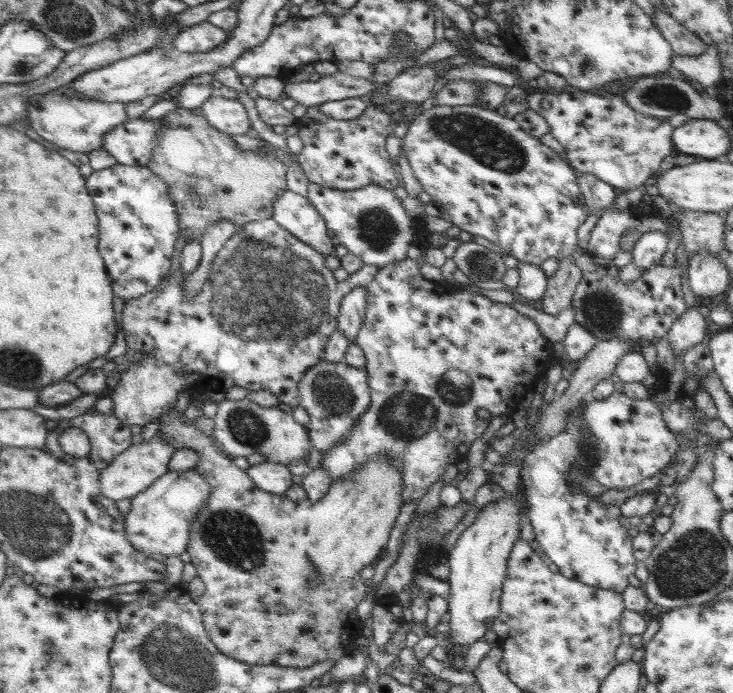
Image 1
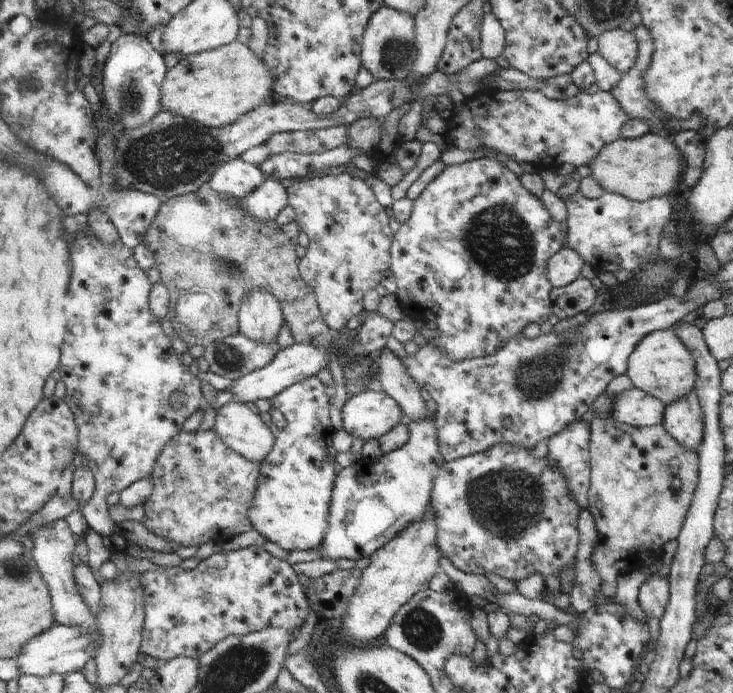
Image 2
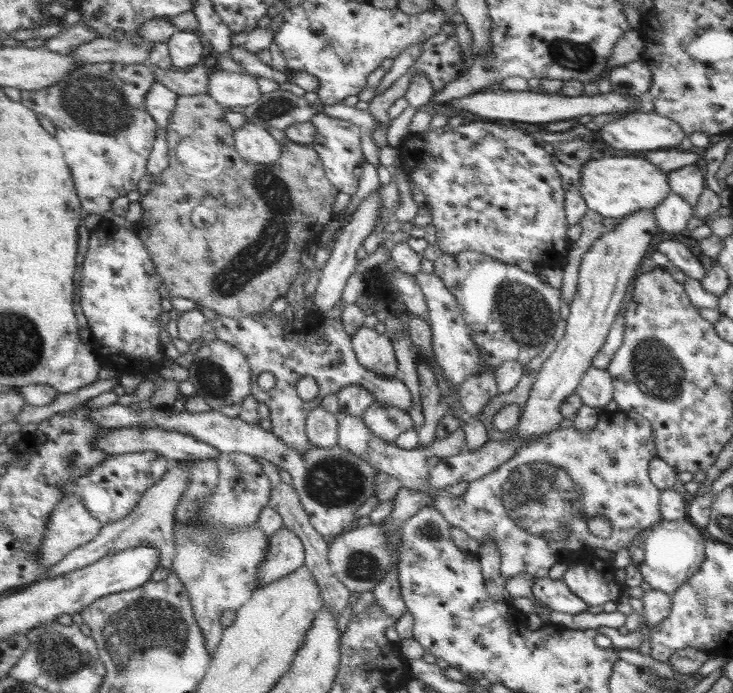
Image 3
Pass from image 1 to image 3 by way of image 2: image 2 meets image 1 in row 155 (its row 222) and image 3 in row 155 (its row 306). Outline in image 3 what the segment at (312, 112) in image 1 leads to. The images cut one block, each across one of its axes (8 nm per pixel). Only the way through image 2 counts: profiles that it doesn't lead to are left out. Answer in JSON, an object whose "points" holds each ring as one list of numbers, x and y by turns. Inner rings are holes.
{"points":[[319,112,311,122,315,124,315,130,317,130,317,138,311,146,323,158,323,164,327,168,327,178,341,192,345,192,349,196,355,194,359,188,359,178,363,174,363,162,367,160,365,152,363,152,363,128,353,124,353,122,347,122,343,118,333,118,333,116,323,114,323,112]]}

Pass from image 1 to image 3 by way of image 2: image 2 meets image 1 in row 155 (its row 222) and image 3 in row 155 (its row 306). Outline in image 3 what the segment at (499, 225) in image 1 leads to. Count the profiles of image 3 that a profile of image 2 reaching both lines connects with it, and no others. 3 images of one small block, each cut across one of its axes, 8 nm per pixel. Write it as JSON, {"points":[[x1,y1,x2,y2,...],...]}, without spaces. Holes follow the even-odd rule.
{"points":[[473,120,457,128,437,128,423,134,409,134,401,144,401,154,411,162,415,156,419,168,407,170,407,178,417,184,425,196,425,208,431,208,431,224,435,226,437,246,443,254,479,252,499,262,515,266,519,260,531,260,537,270,561,268,567,258,571,240,567,238,565,218,565,192,553,158,535,144,531,134,515,126,499,126,493,122],[421,142,437,142,439,148,419,148],[433,158,441,158,441,164,433,164]]}

